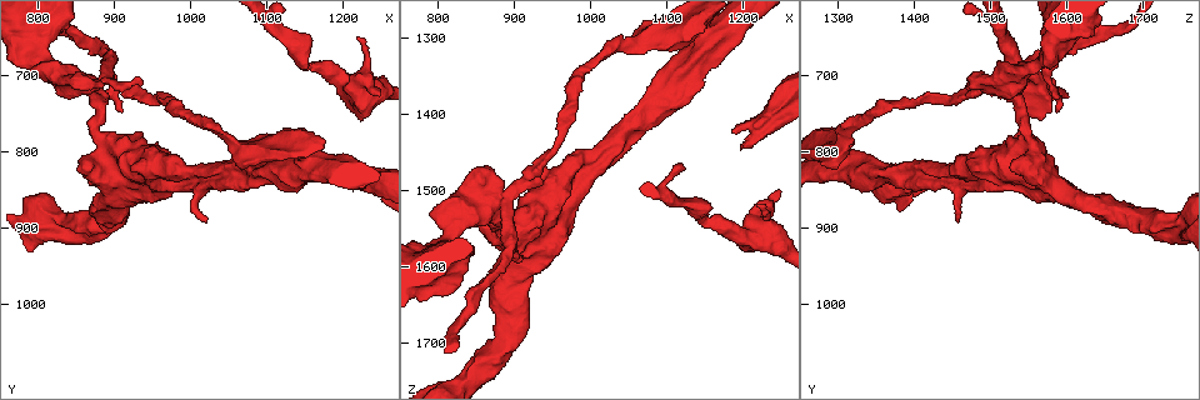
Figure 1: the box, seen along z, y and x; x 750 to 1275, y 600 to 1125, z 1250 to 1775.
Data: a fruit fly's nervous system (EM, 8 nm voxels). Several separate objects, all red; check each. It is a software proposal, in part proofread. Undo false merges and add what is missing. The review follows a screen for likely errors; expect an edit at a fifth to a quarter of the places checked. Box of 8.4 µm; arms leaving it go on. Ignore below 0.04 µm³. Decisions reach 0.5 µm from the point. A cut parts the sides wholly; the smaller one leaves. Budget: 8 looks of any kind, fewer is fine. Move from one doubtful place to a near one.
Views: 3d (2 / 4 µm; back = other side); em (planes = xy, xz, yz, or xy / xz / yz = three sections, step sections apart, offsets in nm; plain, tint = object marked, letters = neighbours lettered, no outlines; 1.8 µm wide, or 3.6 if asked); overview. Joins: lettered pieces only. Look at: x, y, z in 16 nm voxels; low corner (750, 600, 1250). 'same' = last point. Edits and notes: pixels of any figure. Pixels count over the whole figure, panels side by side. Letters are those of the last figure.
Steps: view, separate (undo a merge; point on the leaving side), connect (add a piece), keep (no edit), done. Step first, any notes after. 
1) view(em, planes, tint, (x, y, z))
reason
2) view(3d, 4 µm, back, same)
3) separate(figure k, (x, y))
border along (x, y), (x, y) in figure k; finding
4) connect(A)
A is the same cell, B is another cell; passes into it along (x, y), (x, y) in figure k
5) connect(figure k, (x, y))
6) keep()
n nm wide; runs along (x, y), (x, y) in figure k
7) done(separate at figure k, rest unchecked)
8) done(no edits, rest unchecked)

view(3d, 4 µm, back, (1150, 815, 1300))

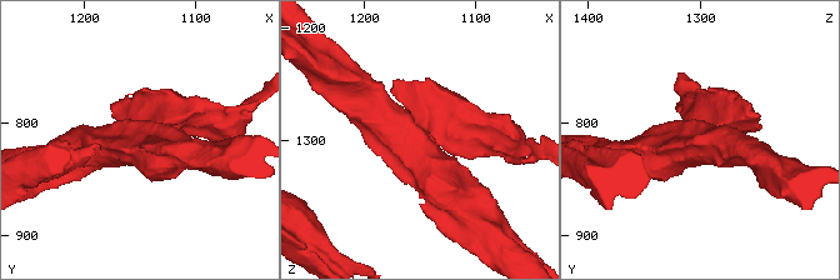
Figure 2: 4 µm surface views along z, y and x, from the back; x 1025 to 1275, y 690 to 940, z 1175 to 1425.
view(em, yz, step 4, tint, (1154, 814, 1304))
now the EM

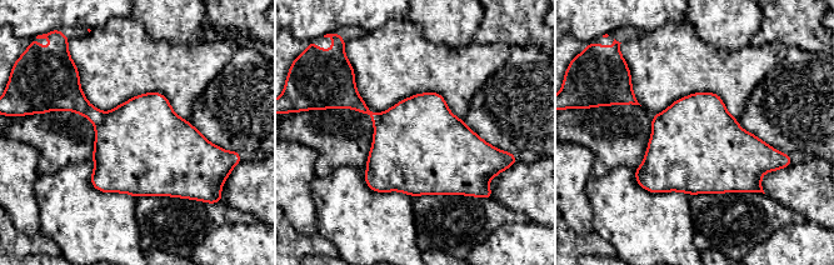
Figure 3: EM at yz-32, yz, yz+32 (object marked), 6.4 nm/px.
view(em, planes, letters, same)

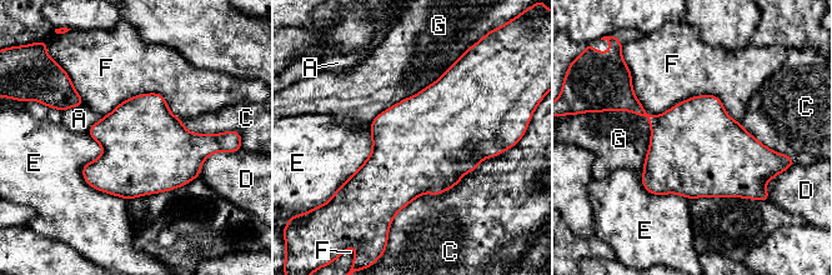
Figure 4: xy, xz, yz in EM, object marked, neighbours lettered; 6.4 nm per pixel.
separate(figure 4, (625, 99))
C touches over 800 nm; A, C, D, E, F and G are other cells; border along (658, 116), (651, 125) in figure 4; two neurons meet here

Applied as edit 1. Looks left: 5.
view(overview)
redraw

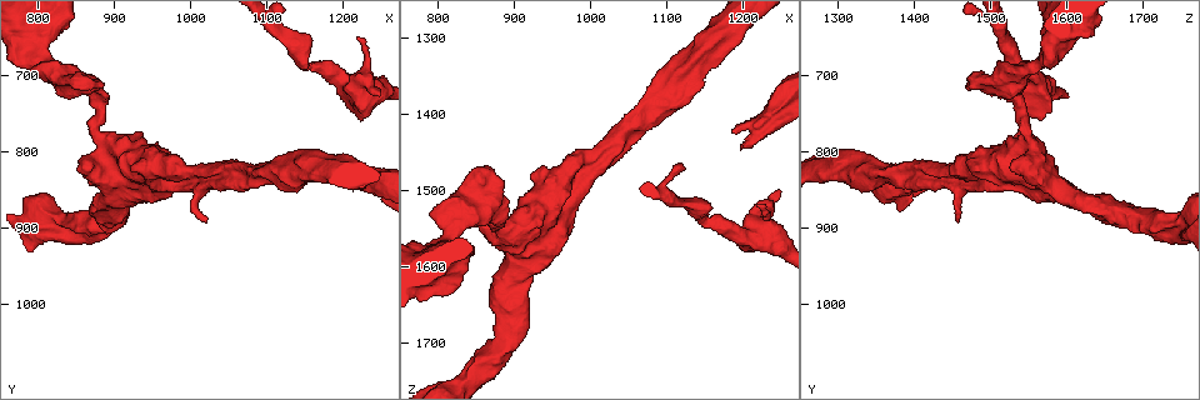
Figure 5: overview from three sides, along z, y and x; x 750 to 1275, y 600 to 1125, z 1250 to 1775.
view(3d, 2 µm, (1220, 650, 1520))
thin end

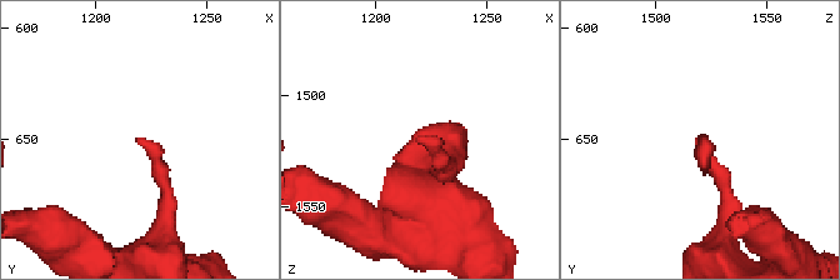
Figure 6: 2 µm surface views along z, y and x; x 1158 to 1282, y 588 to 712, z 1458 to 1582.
view(em, xy, step 4, letters, (1219, 649, 1519))
now the EM

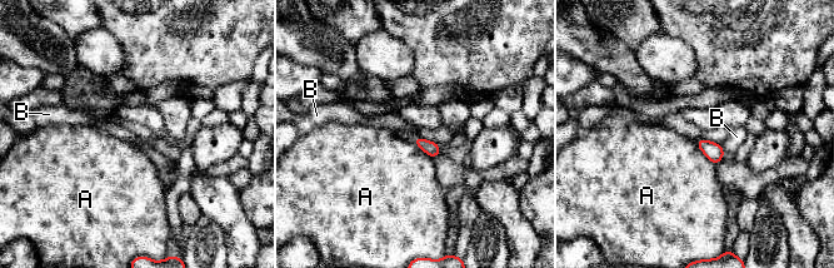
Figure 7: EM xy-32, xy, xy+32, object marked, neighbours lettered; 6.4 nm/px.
view(em, planes, letters, same)
another direction

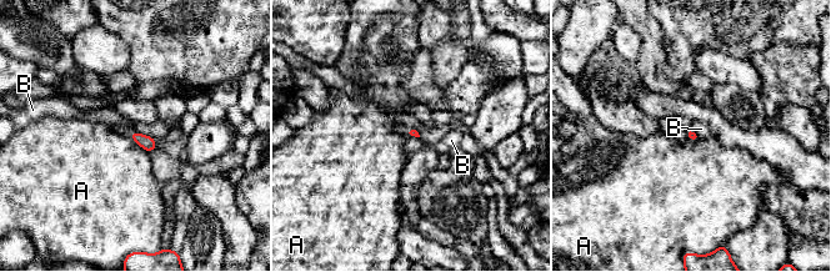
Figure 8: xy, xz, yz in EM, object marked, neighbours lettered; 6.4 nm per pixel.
keep()
A touches over 190 nm; A and B are other cells; no lettered piece goes on from it

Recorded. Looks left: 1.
done(separate at figure 4, rest unchecked)

